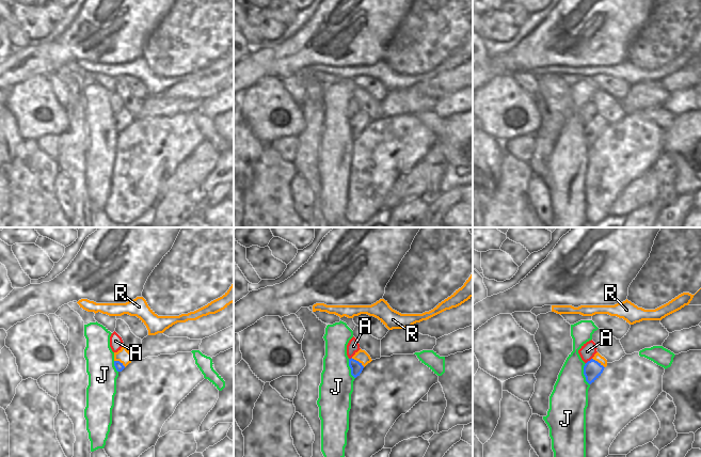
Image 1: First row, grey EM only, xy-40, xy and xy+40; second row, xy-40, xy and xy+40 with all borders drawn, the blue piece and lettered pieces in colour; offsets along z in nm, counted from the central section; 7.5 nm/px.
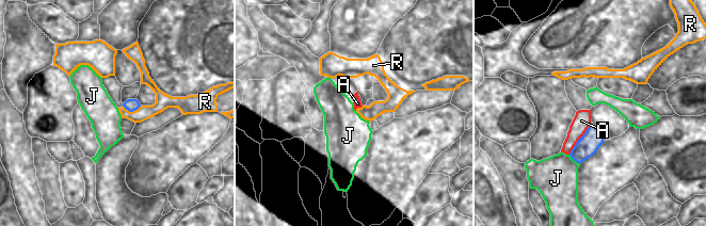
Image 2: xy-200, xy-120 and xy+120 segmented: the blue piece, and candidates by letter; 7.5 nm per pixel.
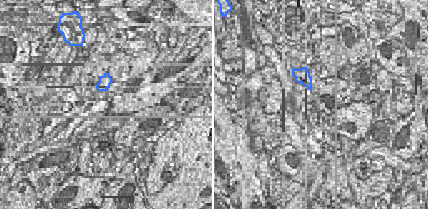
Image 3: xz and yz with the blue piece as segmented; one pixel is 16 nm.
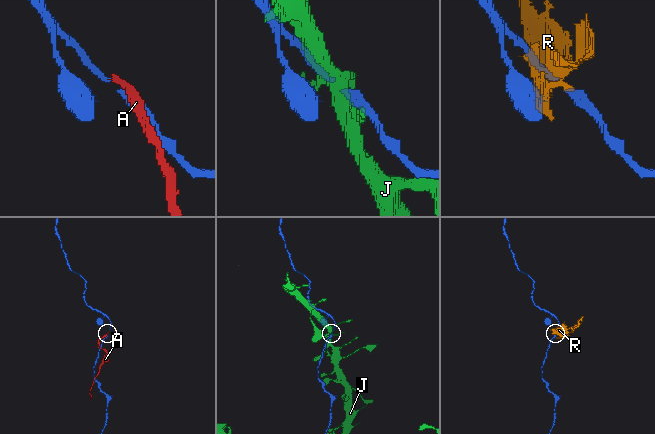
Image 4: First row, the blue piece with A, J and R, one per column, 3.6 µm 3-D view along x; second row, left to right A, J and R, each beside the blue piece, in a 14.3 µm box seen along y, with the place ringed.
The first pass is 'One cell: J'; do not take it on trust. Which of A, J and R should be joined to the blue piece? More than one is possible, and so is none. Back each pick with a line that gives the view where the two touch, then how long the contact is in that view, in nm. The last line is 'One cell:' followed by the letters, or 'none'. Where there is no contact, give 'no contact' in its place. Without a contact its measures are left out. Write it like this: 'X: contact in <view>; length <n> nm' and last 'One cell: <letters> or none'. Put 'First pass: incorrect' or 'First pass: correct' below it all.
One cell: none
First pass: incorrect

